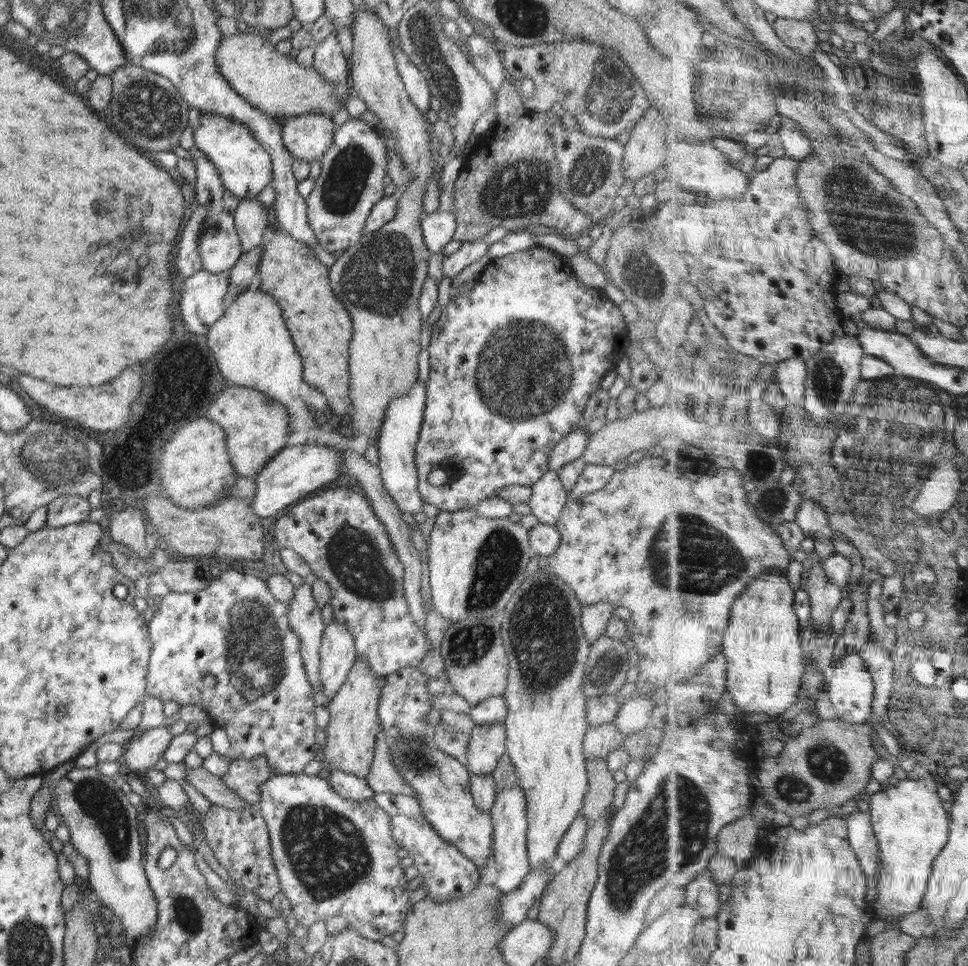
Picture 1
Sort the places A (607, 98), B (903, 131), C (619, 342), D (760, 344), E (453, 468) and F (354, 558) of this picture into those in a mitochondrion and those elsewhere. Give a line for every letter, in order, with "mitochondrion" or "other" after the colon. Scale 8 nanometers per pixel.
A: mitochondrion
B: other
C: other
D: other
E: other
F: mitochondrion

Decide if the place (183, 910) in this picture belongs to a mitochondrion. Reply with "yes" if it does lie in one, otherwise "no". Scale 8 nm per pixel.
yes

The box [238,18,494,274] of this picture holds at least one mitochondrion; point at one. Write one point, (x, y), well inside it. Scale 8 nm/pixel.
(345, 183)

